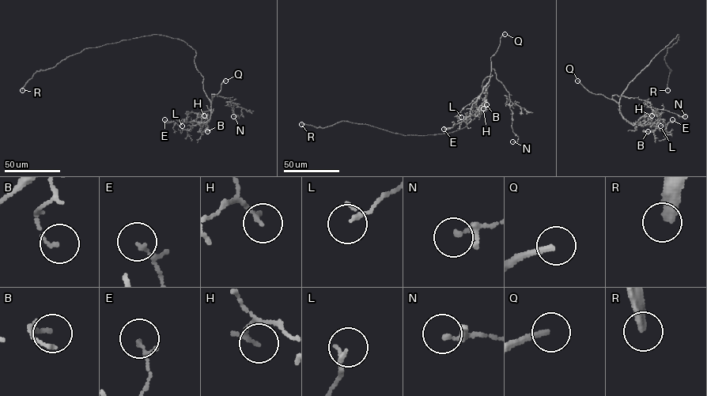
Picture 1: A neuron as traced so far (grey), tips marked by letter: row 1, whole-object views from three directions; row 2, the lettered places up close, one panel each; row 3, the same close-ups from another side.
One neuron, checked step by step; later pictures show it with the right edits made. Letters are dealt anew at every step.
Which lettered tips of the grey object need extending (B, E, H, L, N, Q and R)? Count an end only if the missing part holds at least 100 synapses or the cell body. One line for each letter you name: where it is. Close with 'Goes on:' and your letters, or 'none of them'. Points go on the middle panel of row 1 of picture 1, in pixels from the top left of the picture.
Q: (504, 34)
R: (301, 124)
Goes on: Q, R

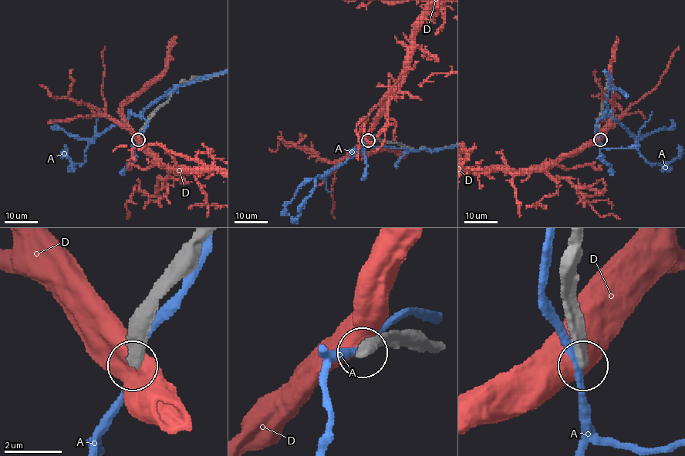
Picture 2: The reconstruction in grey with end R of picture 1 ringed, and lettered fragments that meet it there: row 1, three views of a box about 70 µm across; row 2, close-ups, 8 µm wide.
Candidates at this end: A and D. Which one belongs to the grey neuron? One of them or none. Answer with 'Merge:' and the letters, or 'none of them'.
Merge: none of them

